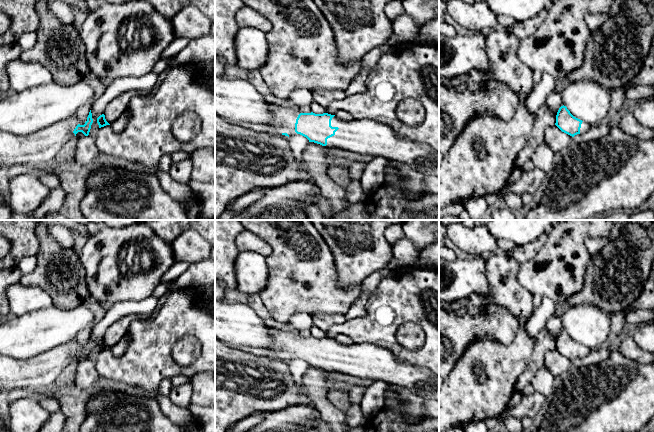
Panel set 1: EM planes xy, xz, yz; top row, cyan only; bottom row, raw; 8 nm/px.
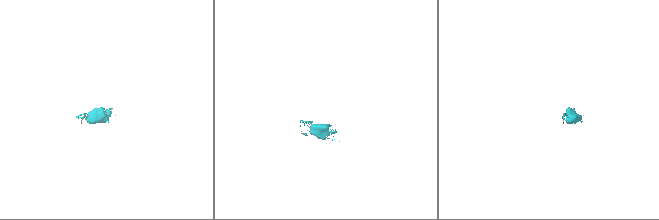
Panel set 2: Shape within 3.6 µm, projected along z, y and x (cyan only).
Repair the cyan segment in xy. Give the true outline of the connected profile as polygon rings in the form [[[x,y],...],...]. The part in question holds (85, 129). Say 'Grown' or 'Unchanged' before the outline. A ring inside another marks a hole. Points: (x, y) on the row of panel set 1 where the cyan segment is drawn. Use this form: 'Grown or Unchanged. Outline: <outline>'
Grown. Outline: [[[90,110],[84,125],[80,125],[77,117],[73,116],[28,135],[0,131],[0,167],[29,165],[35,168],[48,163],[78,132],[88,136],[92,123]]]

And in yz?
Grown. Outline: [[[564,105],[557,112],[555,125],[572,137],[586,133],[591,127],[588,123],[574,117]]]

